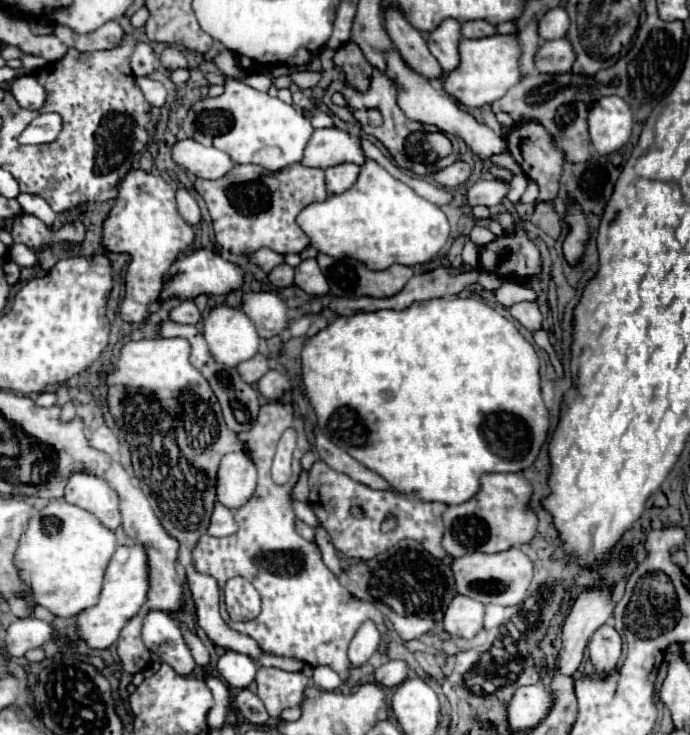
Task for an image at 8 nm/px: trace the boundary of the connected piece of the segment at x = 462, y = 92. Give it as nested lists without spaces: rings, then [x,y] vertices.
[[[495,34],[491,38],[479,40],[461,40],[459,44],[461,64],[451,74],[443,76],[445,92],[455,96],[467,108],[481,108],[483,104],[491,104],[507,94],[521,80],[519,58],[521,58],[521,44],[515,34]]]

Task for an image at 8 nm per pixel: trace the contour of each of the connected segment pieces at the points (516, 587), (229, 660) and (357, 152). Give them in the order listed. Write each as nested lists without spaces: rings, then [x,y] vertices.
[[[511,548],[499,554],[475,552],[453,560],[453,574],[455,574],[455,586],[459,594],[483,604],[517,606],[517,604],[523,604],[525,588],[531,584],[533,562],[519,548]]]
[[[227,650],[225,654],[219,656],[217,670],[229,682],[229,686],[233,686],[235,690],[243,690],[255,680],[257,664],[241,652]]]
[[[317,128],[311,136],[311,142],[307,144],[305,158],[301,162],[305,166],[325,170],[345,162],[363,166],[365,160],[367,156],[353,134],[339,128]]]

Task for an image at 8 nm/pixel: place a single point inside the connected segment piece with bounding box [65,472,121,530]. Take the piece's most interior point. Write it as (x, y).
(91, 493)

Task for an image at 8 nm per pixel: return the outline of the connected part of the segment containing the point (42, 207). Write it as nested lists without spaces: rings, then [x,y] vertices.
[[[19,194],[17,198],[21,198],[21,208],[23,212],[29,212],[33,214],[35,218],[43,220],[45,226],[51,226],[55,222],[55,212],[51,210],[51,206],[39,198],[39,196],[33,196],[33,194]]]

